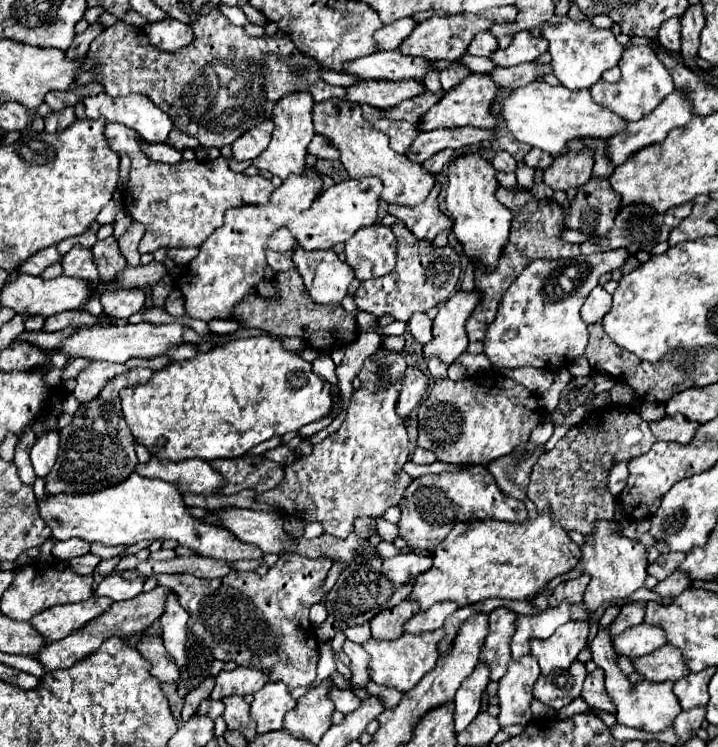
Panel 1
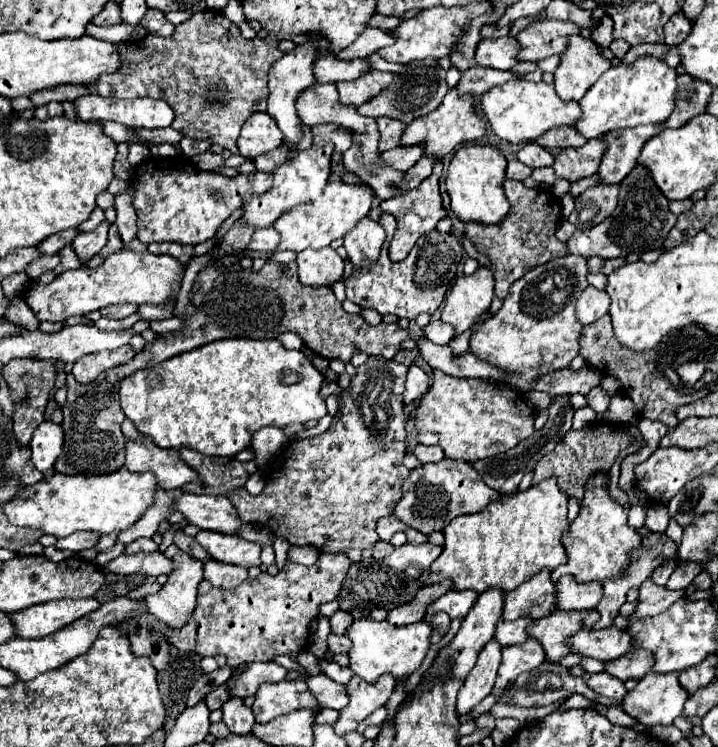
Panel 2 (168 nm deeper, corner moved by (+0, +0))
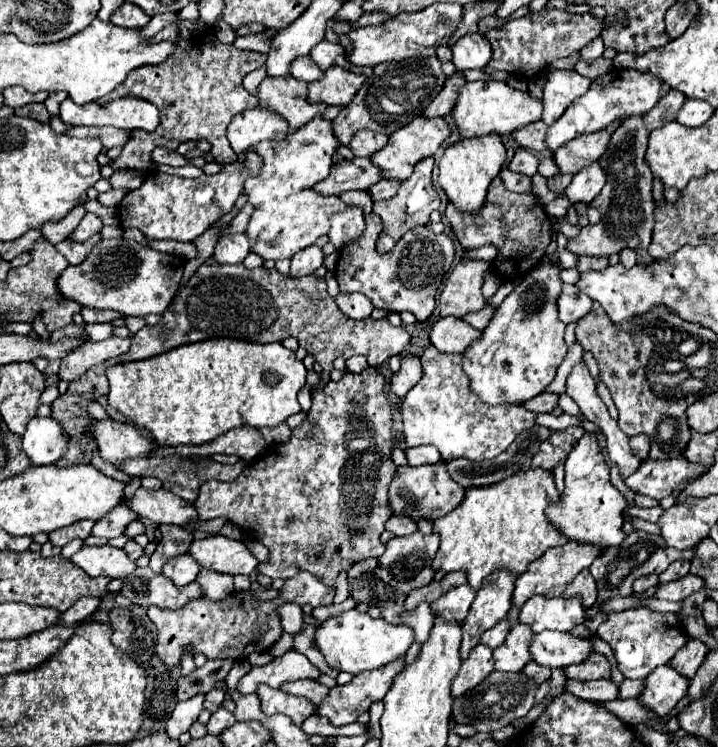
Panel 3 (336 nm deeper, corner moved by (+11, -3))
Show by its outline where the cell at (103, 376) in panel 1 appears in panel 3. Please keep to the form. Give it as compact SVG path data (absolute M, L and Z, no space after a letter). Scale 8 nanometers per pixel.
M107 338L103 342L91 342L87 340L85 346L73 350L73 354L67 354L61 360L61 370L59 370L59 378L71 382L75 378L79 378L81 374L85 374L91 366L101 364L109 358L117 358L121 354L125 354L129 350L129 338Z

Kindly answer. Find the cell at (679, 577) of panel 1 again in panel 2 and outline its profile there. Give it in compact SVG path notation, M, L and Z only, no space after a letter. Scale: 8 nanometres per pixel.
M680 563L680 565L674 569L674 573L670 575L666 587L668 587L668 589L684 589L684 587L688 587L688 585L692 583L692 579L694 579L700 571L702 571L700 563Z

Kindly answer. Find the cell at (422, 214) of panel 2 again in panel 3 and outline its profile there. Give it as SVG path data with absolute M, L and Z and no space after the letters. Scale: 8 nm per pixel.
M425 158L425 160L417 162L413 174L401 184L399 192L393 198L379 200L373 204L373 214L381 216L381 220L383 220L383 232L379 234L379 240L377 240L379 254L389 254L407 230L425 226L429 222L429 214L439 208L439 196L437 196L435 188L431 186L431 170L433 170L433 158Z

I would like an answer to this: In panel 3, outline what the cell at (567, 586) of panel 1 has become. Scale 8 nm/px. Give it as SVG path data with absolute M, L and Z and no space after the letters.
M581 570L565 588L563 592L565 598L581 598L585 600L585 608L591 608L597 600L597 588L593 582L593 576L589 574L589 570Z

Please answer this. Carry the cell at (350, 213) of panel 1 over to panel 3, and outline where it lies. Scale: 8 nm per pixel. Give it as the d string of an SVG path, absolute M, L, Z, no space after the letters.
M313 188L298 192L293 190L291 194L279 194L277 198L265 202L261 210L255 210L251 214L247 226L251 252L259 254L265 260L291 258L295 252L315 244L319 236L325 236L329 232L329 216L335 212L343 212L345 208L347 204L339 196L323 196Z

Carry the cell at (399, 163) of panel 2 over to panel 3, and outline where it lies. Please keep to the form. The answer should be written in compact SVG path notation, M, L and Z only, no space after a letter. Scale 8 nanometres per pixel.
M371 158L343 160L331 166L329 176L315 186L321 194L341 194L345 190L369 190L369 186L381 180L381 170Z

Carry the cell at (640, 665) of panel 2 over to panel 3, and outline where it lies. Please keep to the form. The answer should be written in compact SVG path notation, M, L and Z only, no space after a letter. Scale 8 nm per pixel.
M591 654L583 664L573 664L565 668L567 678L573 680L599 680L599 678L611 678L611 664L603 654Z

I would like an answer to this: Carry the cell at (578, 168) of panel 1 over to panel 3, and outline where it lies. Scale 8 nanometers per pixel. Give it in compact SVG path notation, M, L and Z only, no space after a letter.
M613 122L605 130L599 130L597 134L585 134L581 138L575 138L573 142L567 142L565 146L557 148L553 152L553 160L559 166L559 172L577 174L581 168L599 160L605 154L611 134L617 130L619 124L621 122Z

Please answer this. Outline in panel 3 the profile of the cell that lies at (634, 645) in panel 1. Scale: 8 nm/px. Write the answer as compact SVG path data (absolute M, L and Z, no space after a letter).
M541 632L531 642L533 660L541 666L557 668L581 664L593 654L593 642L571 632Z

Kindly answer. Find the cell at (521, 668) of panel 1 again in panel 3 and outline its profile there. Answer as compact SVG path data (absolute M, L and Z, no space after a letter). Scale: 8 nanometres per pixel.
M515 624L509 632L509 638L505 644L493 650L495 658L495 670L499 672L521 672L527 662L531 662L531 646L533 632L527 626Z

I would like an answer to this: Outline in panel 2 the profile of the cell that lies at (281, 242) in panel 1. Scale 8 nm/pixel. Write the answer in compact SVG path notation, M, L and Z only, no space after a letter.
M268 227L268 229L260 229L260 231L254 231L250 243L246 245L248 251L252 253L264 253L264 251L276 251L276 245L280 241L280 235Z

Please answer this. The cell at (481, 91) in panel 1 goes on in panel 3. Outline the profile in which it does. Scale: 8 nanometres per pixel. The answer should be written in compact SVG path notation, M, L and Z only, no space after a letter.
M417 116L413 122L409 122L407 126L399 128L397 132L393 132L393 136L389 136L389 142L385 148L381 148L377 154L373 154L373 162L375 166L381 168L383 178L395 178L395 180L405 180L409 178L409 174L413 172L413 166L427 158L433 156L437 152L437 148L443 144L443 140L447 140L451 136L451 128L445 122L445 118L427 118L427 116Z

